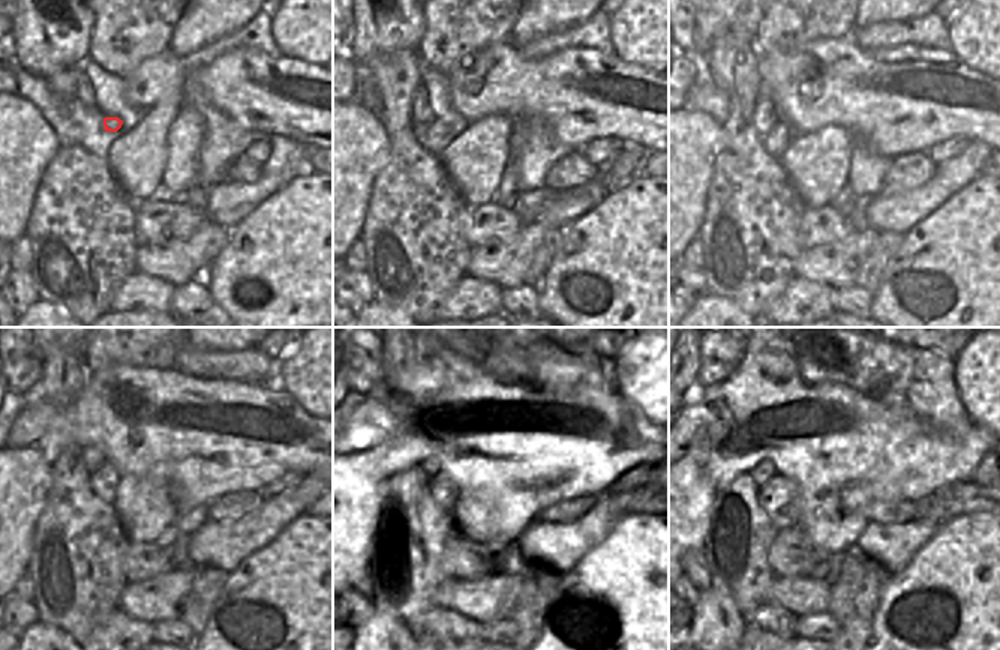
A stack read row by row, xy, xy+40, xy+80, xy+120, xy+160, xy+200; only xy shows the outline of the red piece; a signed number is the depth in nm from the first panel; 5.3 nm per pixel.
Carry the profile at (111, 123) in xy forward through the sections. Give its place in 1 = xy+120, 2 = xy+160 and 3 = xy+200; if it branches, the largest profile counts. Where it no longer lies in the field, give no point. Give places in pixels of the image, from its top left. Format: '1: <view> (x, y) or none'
1: xy+120 (104, 484)
2: xy+160 (443, 490)
3: xy+200 (777, 497)

